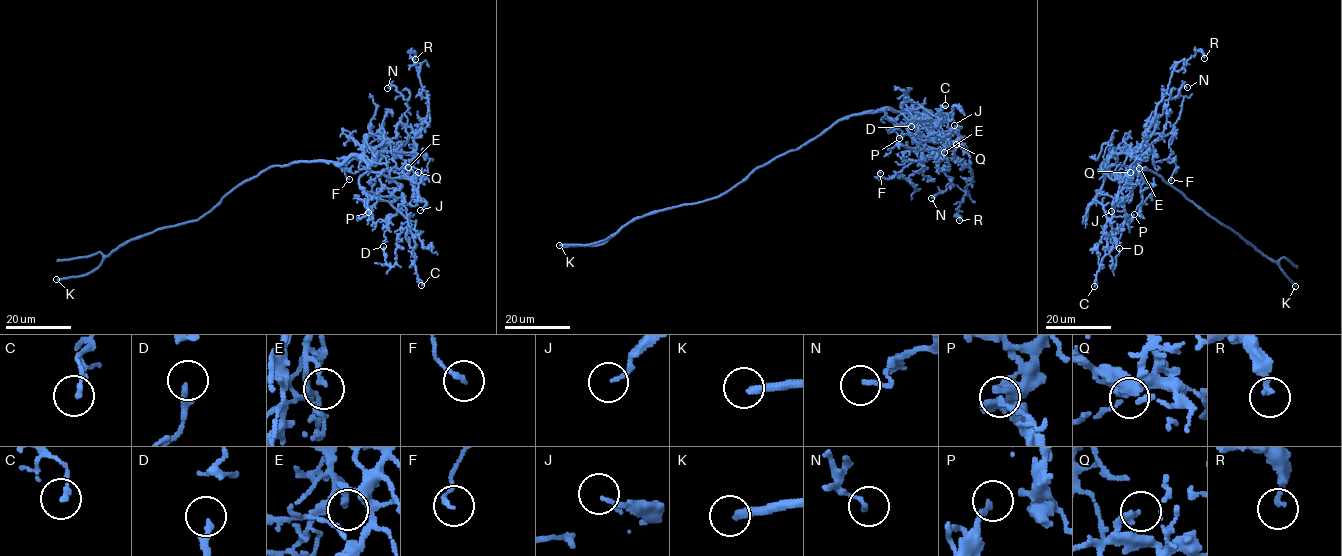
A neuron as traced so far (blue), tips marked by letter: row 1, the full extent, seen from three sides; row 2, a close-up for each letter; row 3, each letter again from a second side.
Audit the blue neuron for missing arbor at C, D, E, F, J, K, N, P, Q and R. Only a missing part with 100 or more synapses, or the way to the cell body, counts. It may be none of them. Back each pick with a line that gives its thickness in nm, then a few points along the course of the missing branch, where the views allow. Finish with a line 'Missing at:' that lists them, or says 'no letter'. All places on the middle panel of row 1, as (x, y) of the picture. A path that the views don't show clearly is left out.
K: 280 nm thick; missing branch runs (559, 245), (513, 243), (528, 250), (528, 260), (536, 266), (547, 267), (561, 249), (571, 245), (577, 262)
Missing at: K

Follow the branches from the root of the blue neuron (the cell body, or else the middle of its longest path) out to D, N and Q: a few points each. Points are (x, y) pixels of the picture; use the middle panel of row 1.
D: (822, 134), (851, 115), (912, 108), (900, 107), (905, 102), (917, 103), (940, 121), (922, 117), (911, 126)
N: (822, 134), (851, 115), (885, 108), (909, 113), (908, 134), (951, 178), (944, 191), (931, 198)
Q: (822, 134), (851, 115), (879, 112), (885, 108), (903, 111), (912, 108), (922, 113), (942, 137), (956, 144)

